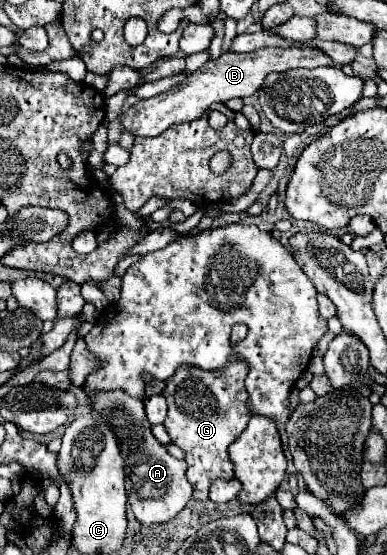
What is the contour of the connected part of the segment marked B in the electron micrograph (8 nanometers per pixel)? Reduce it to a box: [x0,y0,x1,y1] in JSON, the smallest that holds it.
[121,48,333,138]

